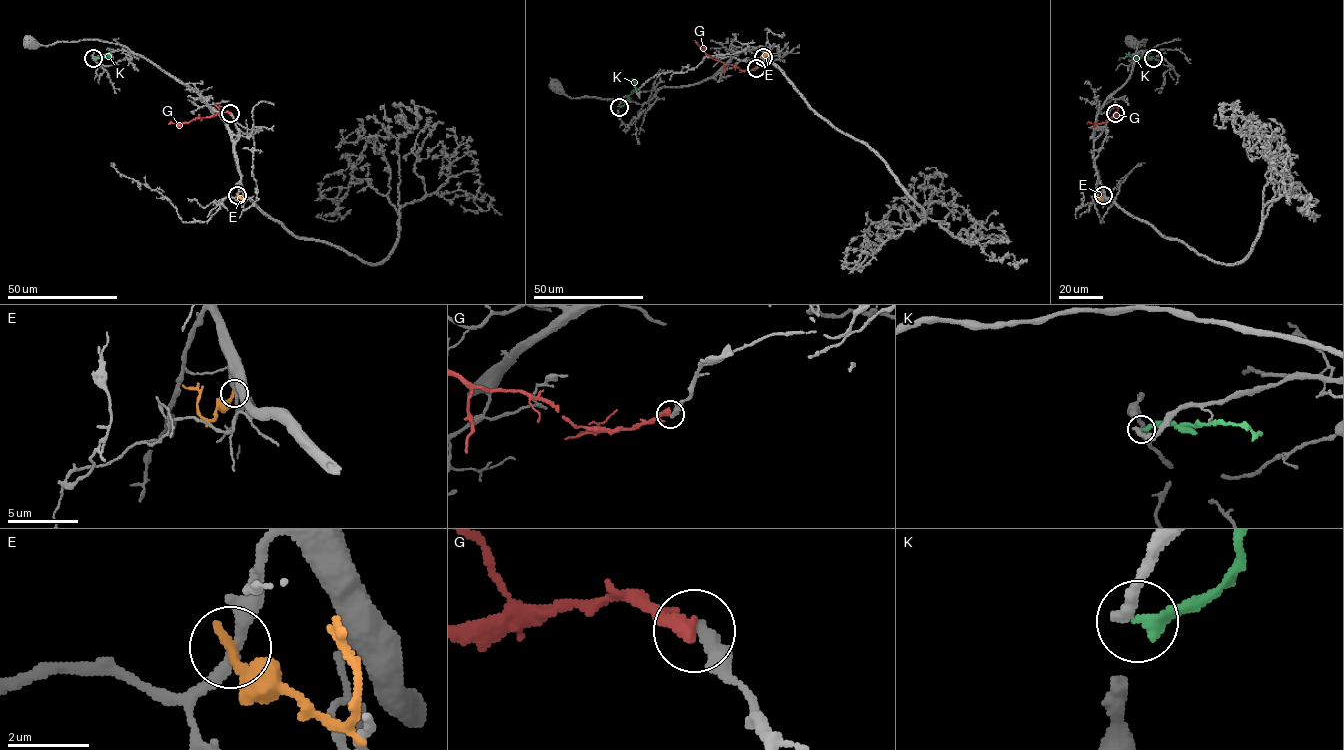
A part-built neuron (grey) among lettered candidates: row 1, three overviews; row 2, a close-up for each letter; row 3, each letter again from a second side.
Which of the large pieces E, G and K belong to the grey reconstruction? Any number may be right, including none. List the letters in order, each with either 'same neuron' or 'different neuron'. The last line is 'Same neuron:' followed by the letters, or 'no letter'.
E: different neuron
G: different neuron
K: different neuron
Same neuron: no letter

